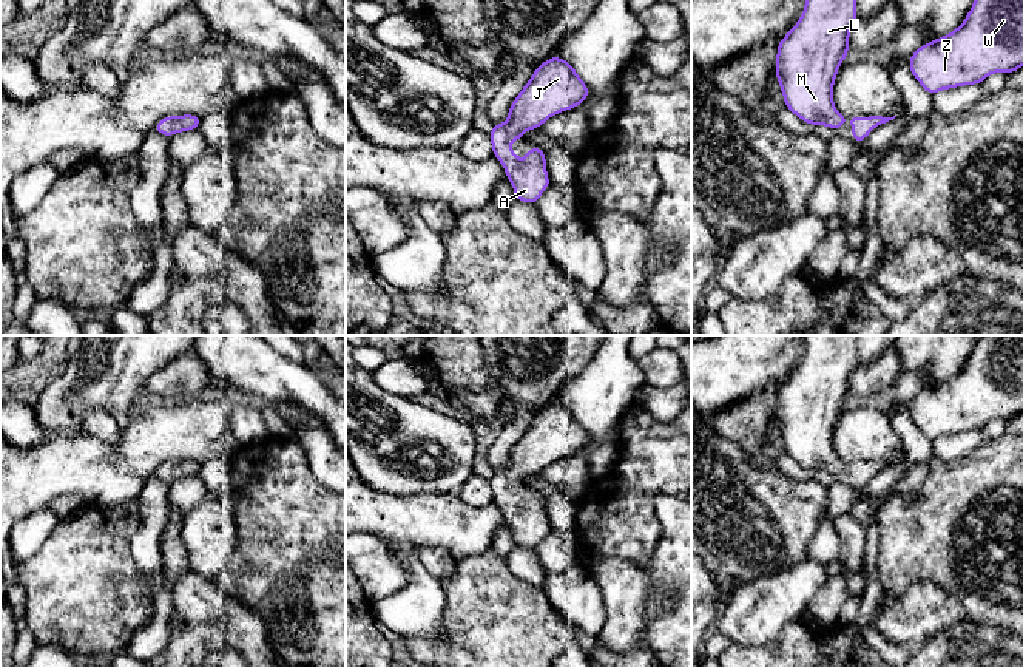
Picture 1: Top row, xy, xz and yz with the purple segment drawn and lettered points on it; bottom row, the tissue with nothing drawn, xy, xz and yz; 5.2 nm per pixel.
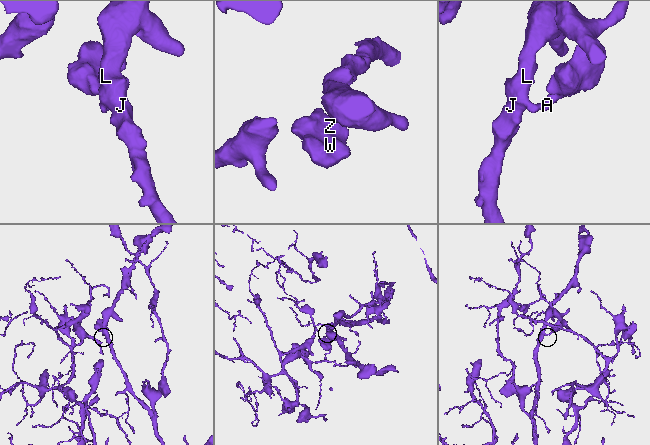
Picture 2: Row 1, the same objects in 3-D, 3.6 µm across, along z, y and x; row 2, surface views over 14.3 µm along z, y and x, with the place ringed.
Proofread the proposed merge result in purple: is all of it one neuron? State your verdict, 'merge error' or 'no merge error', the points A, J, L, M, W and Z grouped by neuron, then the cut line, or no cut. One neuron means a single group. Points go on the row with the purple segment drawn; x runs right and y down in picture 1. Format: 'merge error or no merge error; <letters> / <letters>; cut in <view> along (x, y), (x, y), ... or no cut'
no merge error; A J L M W Z; no cut

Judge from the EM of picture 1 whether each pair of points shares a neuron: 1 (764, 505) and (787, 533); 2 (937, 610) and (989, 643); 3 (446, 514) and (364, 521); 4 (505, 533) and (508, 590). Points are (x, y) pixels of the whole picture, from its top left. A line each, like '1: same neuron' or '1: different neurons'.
1: same neuron
2: different neurons
3: same neuron
4: different neurons

